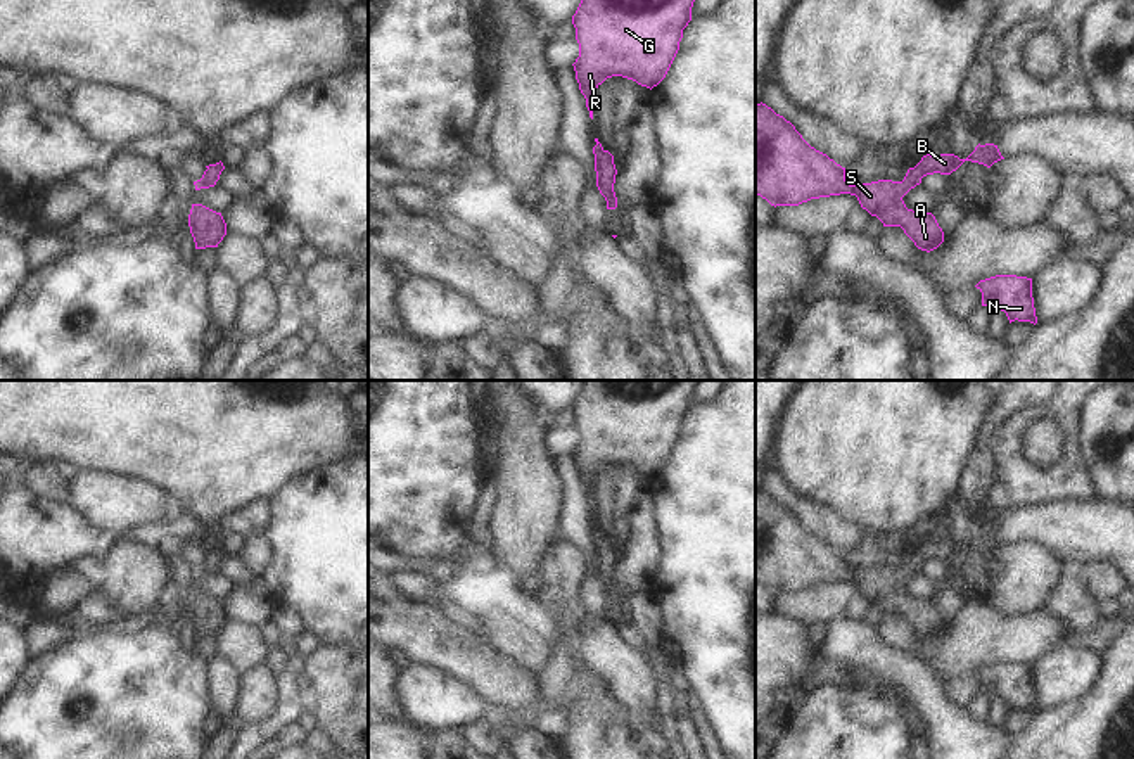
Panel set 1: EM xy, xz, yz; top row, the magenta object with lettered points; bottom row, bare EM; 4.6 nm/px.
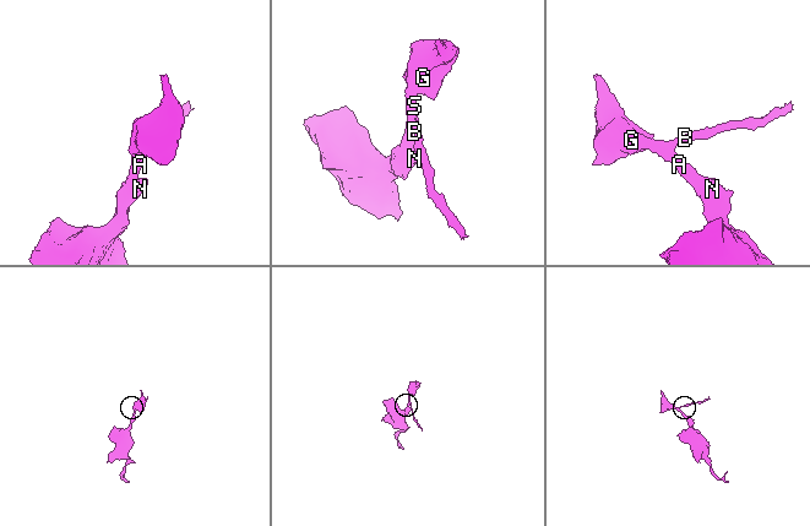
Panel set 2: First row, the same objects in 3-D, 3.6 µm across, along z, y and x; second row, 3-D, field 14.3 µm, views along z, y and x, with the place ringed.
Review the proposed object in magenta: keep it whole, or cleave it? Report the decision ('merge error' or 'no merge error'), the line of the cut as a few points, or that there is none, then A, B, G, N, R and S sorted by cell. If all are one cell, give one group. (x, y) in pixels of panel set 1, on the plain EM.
no merge error; cut none; groups A B G N R S

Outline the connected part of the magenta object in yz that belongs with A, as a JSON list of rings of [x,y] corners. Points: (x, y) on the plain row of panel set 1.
[[[755,491],[755,583],[771,593],[799,593],[811,586],[850,581],[883,614],[901,614],[921,638],[944,629],[932,600],[908,596],[902,584],[927,562],[951,562],[965,548],[991,555],[1004,546],[994,531],[977,533],[966,545],[954,541],[923,543],[902,569],[878,567],[863,572],[845,569],[845,555],[811,534],[795,513],[766,491]]]

